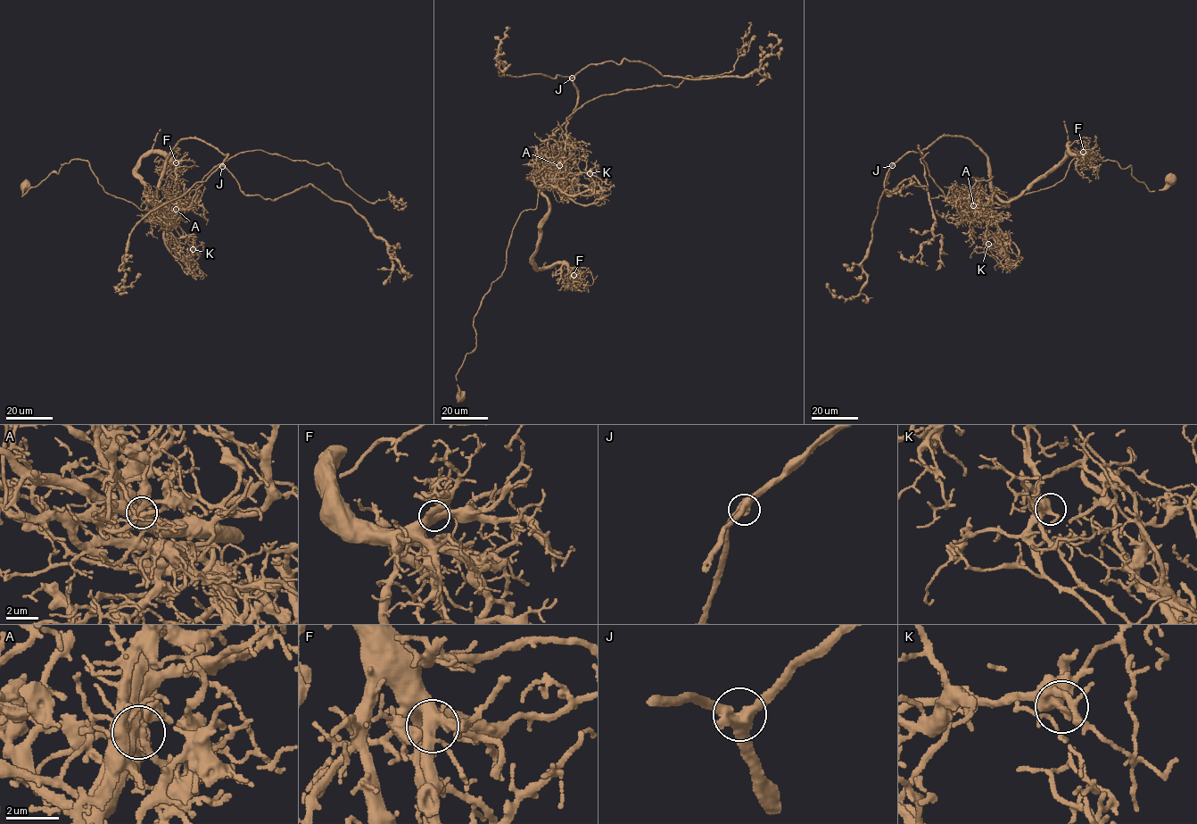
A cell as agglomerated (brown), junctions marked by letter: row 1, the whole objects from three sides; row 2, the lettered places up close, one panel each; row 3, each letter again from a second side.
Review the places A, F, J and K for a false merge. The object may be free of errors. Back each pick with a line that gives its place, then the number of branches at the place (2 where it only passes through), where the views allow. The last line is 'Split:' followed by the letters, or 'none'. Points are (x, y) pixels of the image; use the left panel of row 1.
A: place (176, 209); branches 4
Split: A

